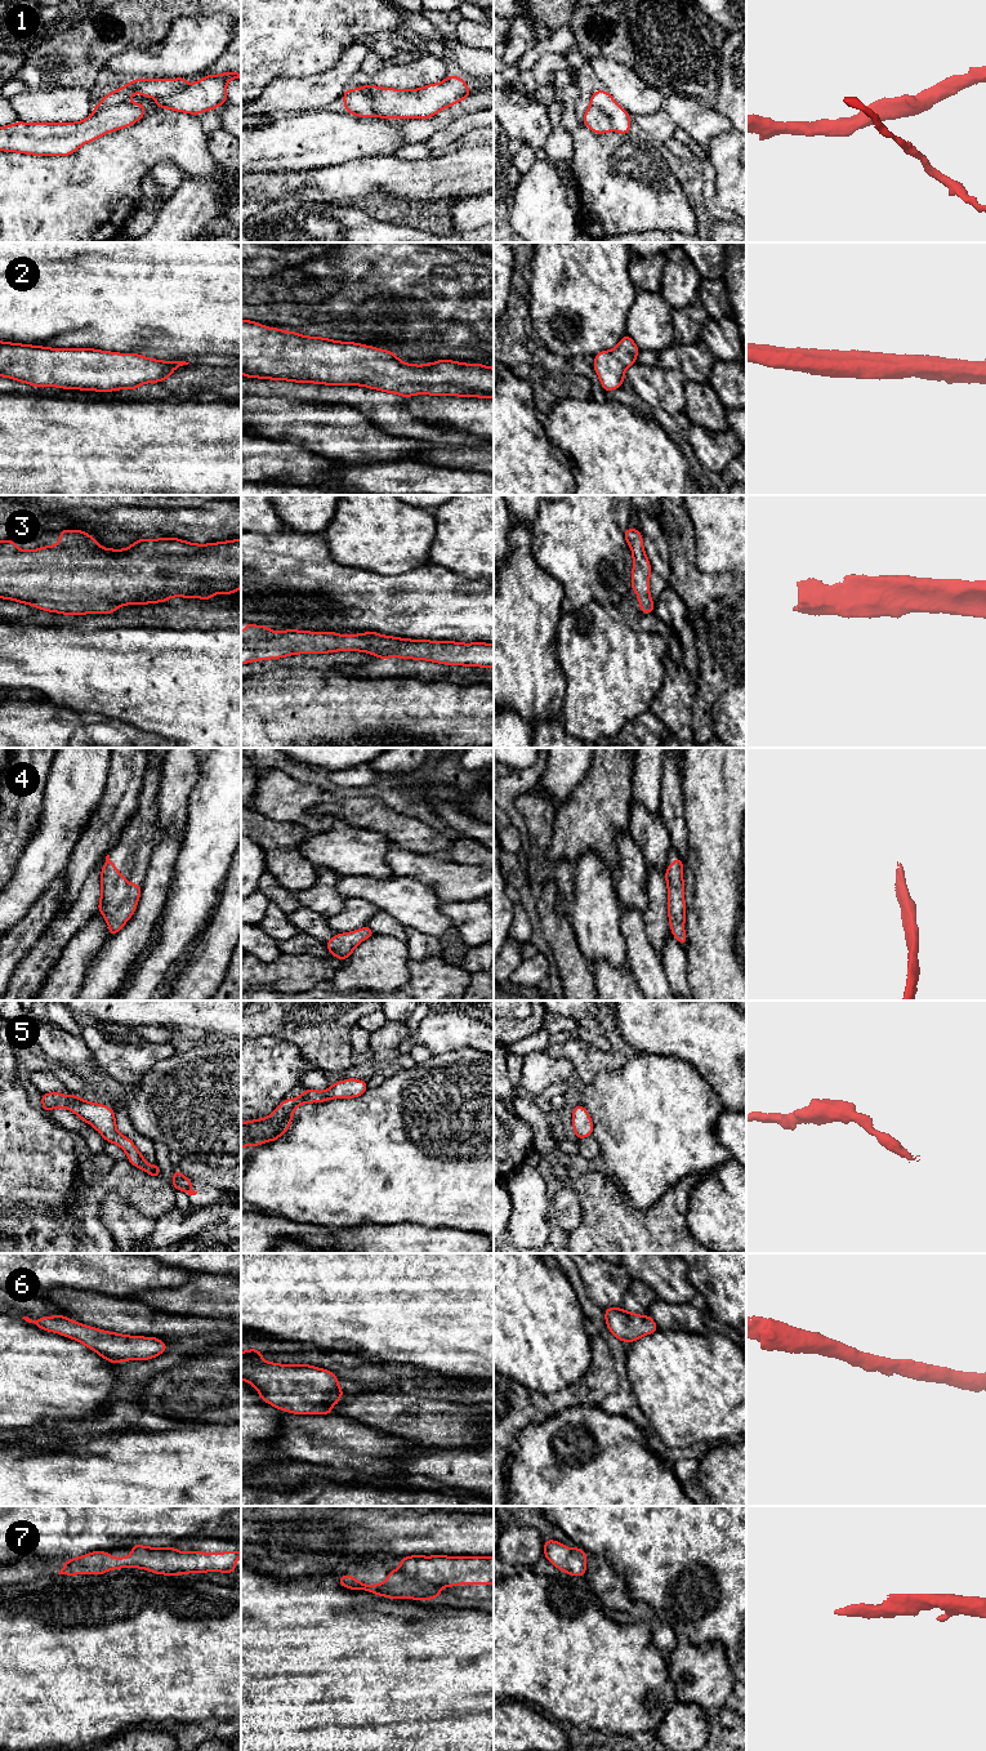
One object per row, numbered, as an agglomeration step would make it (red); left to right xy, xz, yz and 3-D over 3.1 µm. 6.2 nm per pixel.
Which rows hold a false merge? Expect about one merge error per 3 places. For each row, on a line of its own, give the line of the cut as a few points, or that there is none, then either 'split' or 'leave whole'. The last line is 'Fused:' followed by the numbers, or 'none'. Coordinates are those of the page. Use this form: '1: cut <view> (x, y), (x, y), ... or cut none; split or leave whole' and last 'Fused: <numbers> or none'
1: cut xy (128, 102), (105, 106), (94, 111); split
2: cut none; leave whole
3: cut none; leave whole
4: cut none; leave whole
5: cut none; leave whole
6: cut none; leave whole
7: cut none; leave whole
Fused: 1

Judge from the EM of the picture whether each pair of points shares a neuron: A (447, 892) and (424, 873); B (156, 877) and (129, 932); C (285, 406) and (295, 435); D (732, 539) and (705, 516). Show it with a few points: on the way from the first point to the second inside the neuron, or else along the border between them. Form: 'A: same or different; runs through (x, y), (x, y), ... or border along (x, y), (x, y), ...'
A: same; runs through (444, 886), (431, 873)
B: same; runs through (154, 891), (143, 918)
C: same; runs through (285, 413), (295, 428)
D: same; runs through (726, 533), (712, 518)

